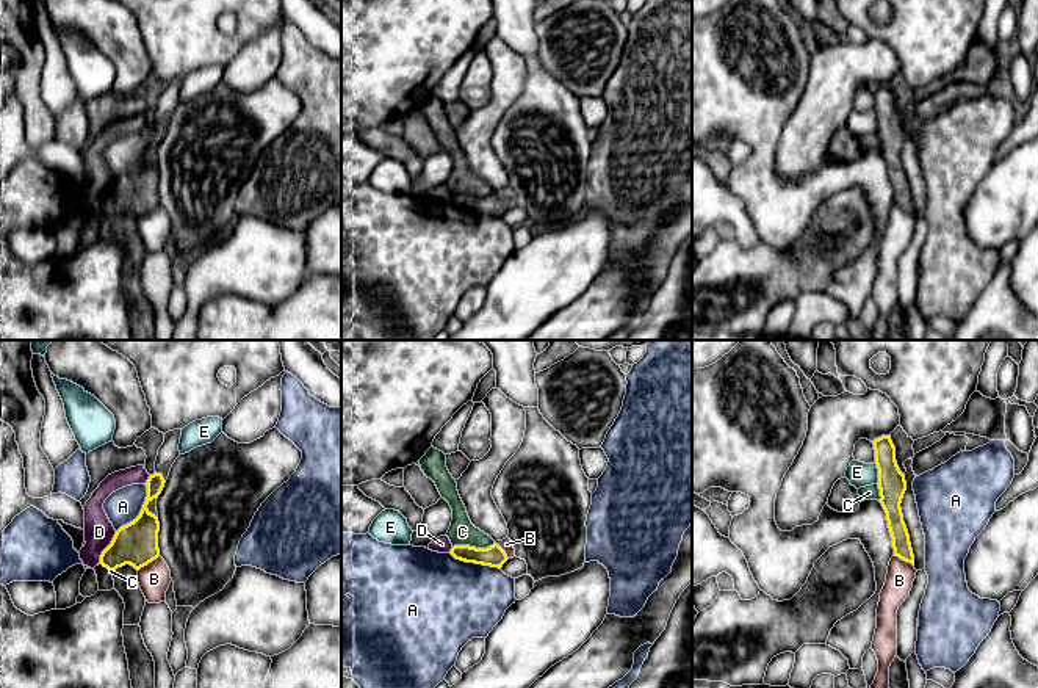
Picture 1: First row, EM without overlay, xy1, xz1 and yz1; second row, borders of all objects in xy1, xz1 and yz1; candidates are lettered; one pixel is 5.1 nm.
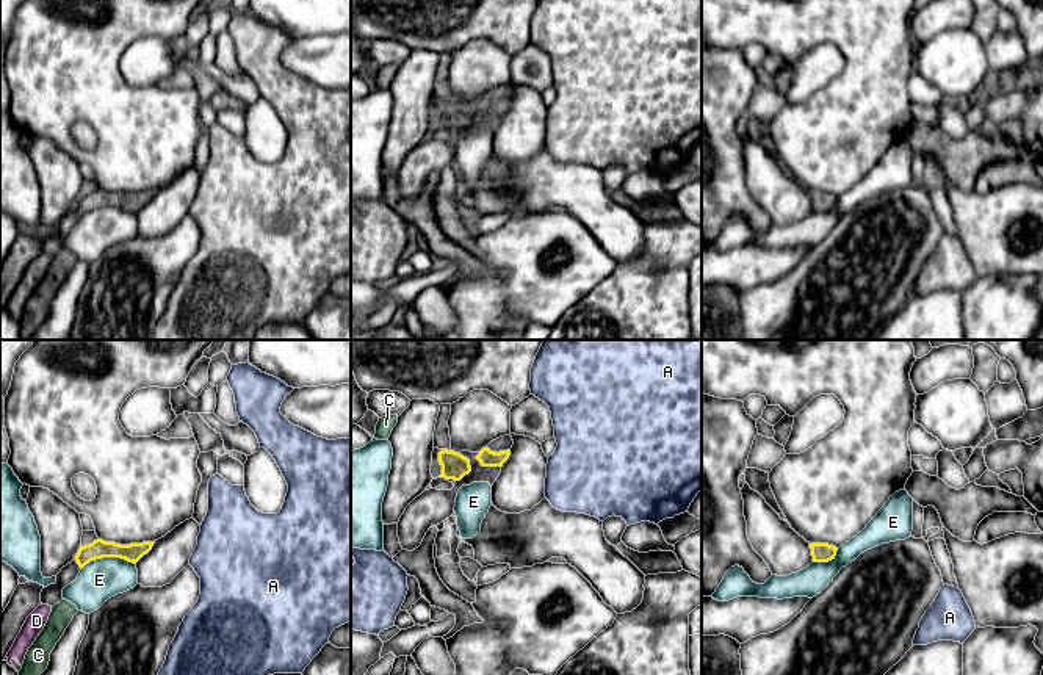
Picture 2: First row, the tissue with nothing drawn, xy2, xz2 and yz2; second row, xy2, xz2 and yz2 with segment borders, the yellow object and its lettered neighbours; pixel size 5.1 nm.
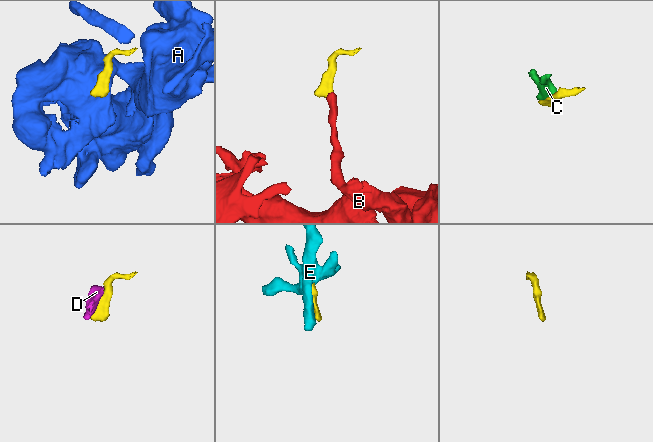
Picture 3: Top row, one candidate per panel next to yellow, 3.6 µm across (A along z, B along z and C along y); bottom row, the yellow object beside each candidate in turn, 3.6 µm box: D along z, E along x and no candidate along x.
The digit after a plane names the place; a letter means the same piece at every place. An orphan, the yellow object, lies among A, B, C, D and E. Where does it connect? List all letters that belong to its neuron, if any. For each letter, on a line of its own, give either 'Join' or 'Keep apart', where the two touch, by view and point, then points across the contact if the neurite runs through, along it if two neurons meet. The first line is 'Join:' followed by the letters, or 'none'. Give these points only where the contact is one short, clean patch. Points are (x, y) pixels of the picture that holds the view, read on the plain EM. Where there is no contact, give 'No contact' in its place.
Join: none
A: Keep apart. Touches yellow at xy1 (141, 160). Boundary: xy1 (146, 133), (146, 149), (141, 160), (116, 181)
B: Keep apart. Touches yellow at xy1 (147, 212). Boundary: xy1 (158, 204), (138, 220)
C: Keep apart. Touches yellow at xz1 (473, 196)
D: Keep apart. Touches yellow at xy1 (107, 196)
E: Keep apart. Touches yellow at xy2 (108, 205). Boundary: xy2 (135, 212), (119, 207), (96, 207), (82, 218)

